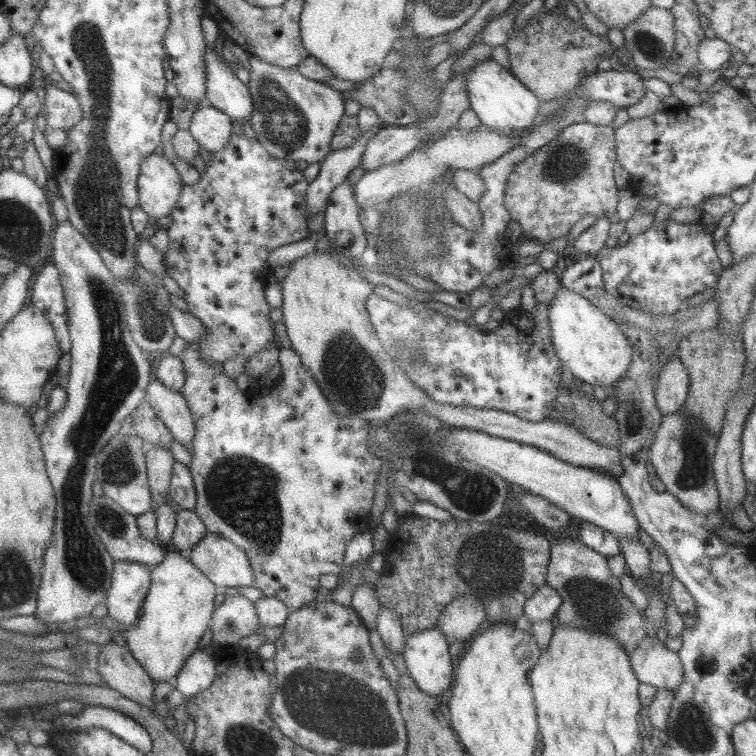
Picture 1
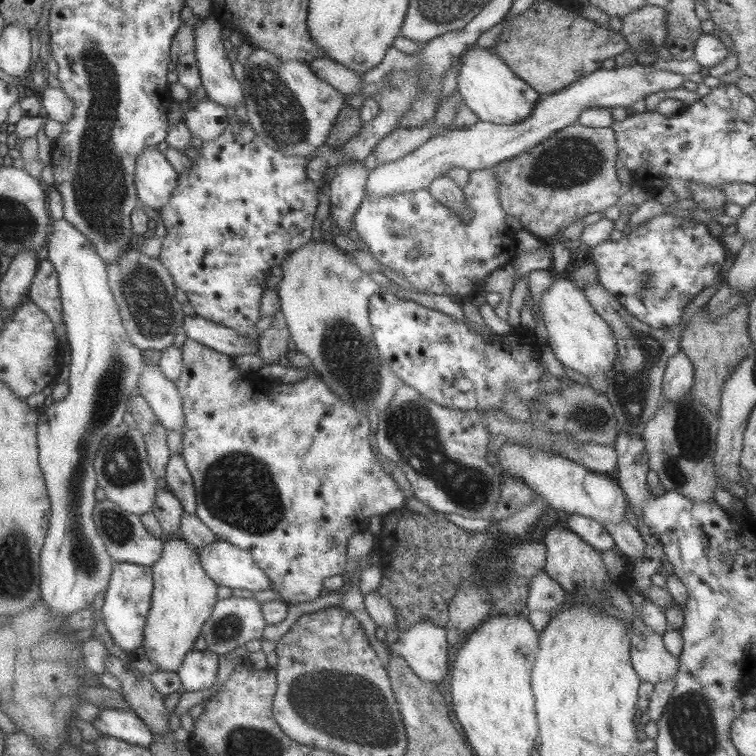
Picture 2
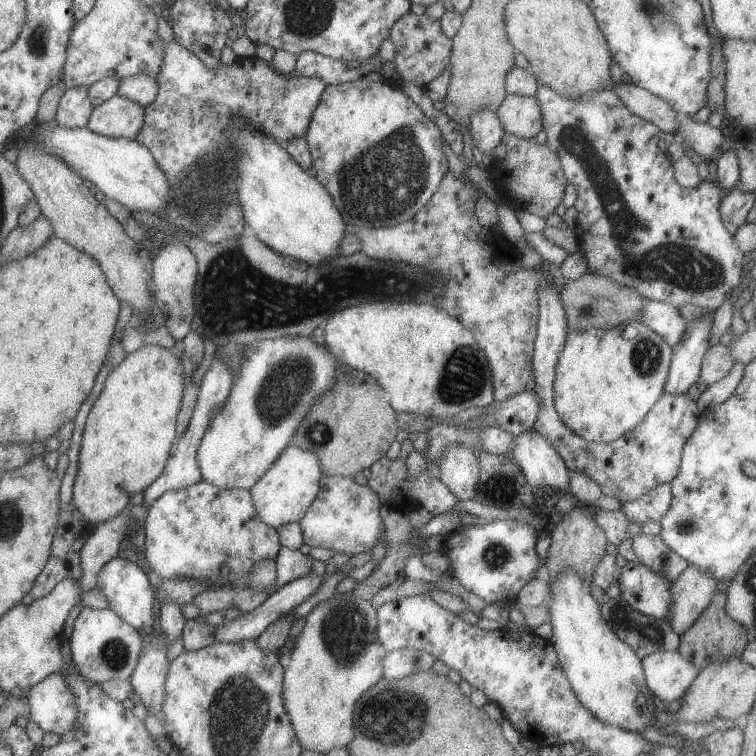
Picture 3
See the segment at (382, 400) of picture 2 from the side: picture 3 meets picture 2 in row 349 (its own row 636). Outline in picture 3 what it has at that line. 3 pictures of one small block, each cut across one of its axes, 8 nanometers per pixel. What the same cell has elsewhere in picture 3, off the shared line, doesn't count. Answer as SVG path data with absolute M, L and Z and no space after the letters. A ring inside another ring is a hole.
M351 591L335 592L330 599L316 604L304 617L305 624L293 639L291 656L282 668L283 706L301 748L324 755L331 748L345 748L353 740L353 705L369 686L382 678L381 662L387 651L377 640L375 608L369 601L353 596Z

